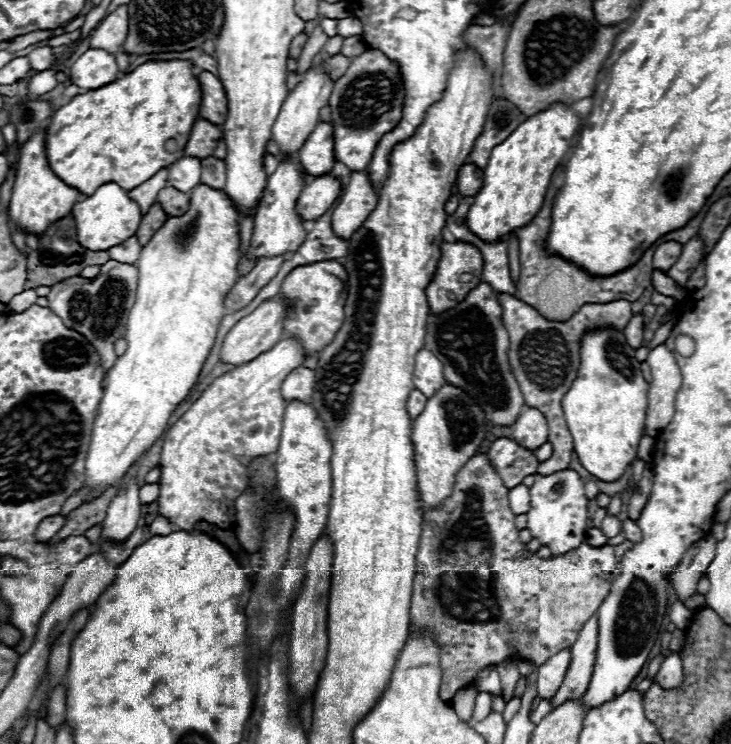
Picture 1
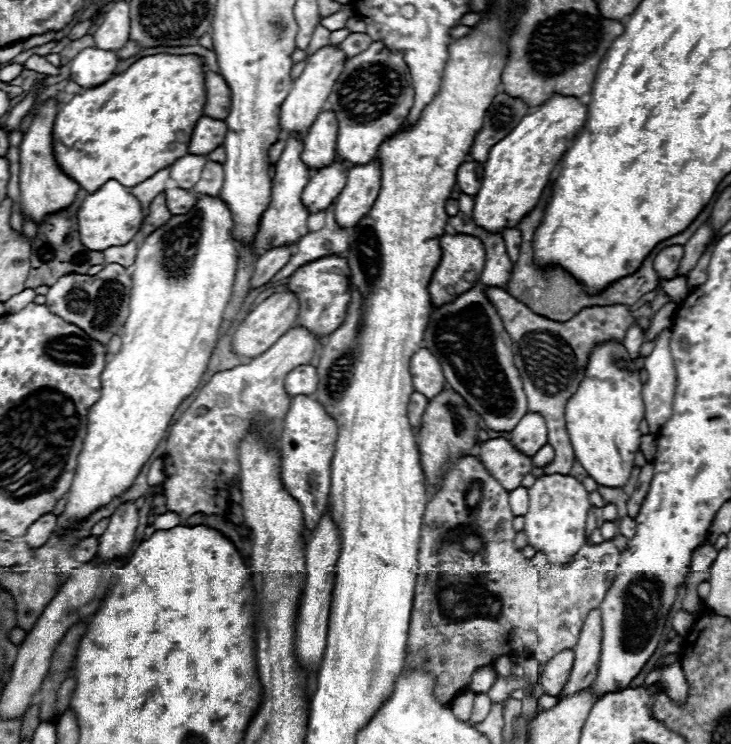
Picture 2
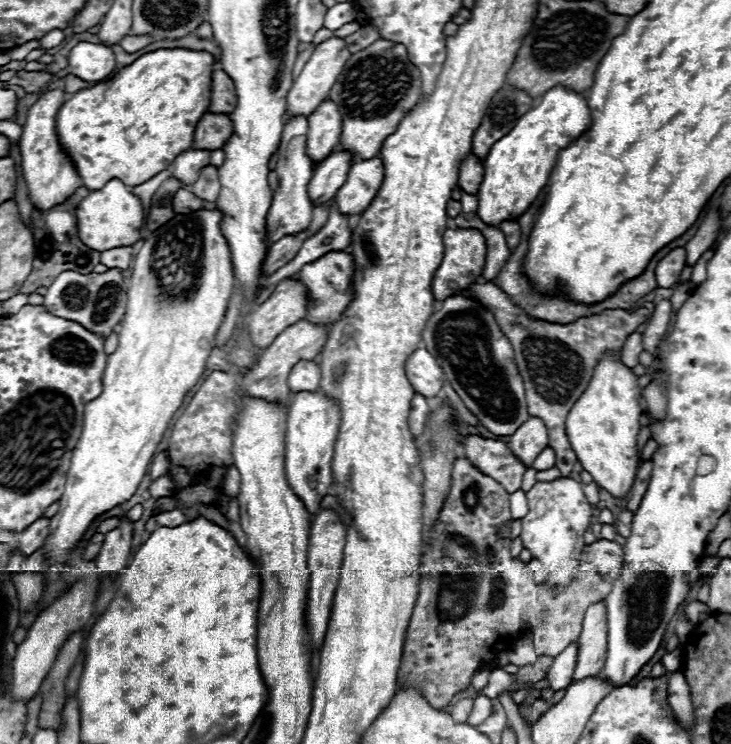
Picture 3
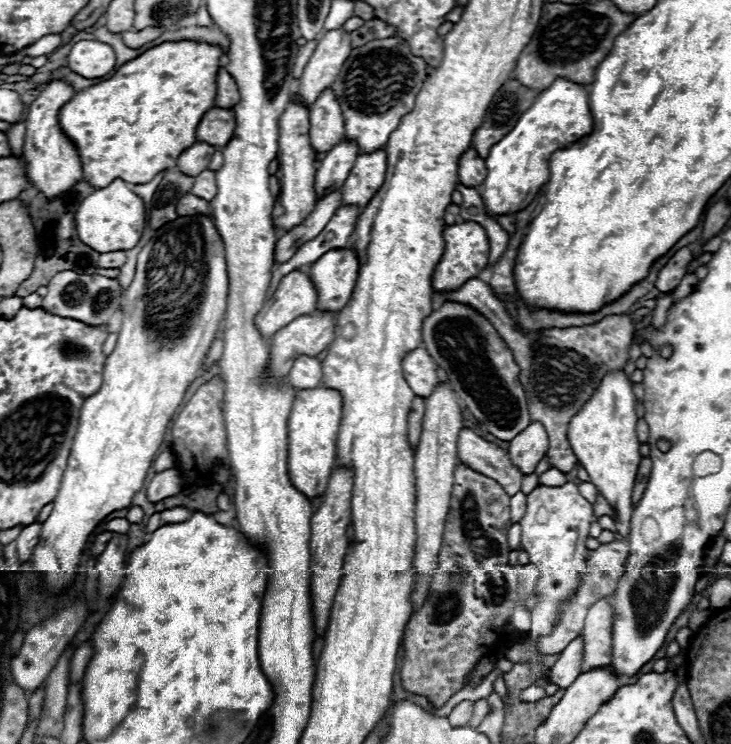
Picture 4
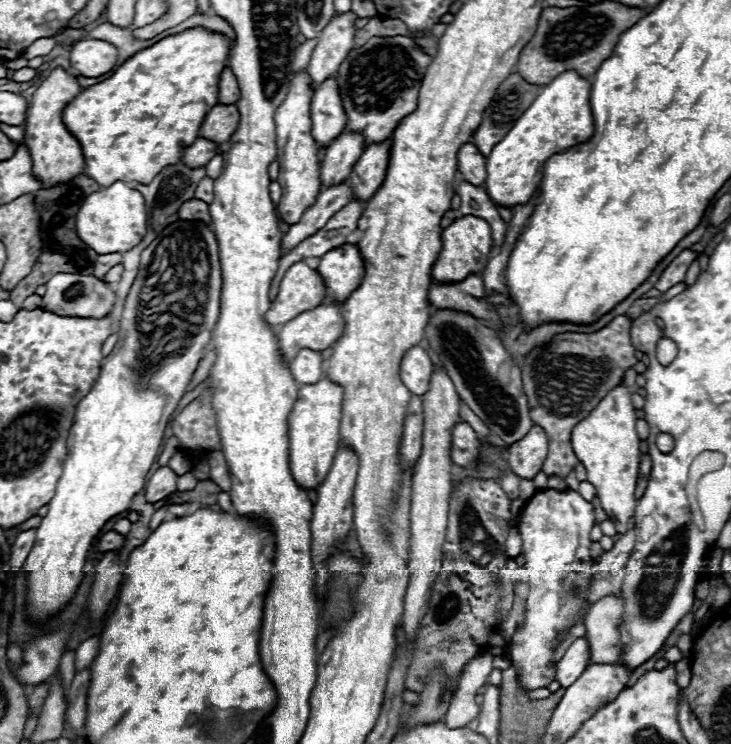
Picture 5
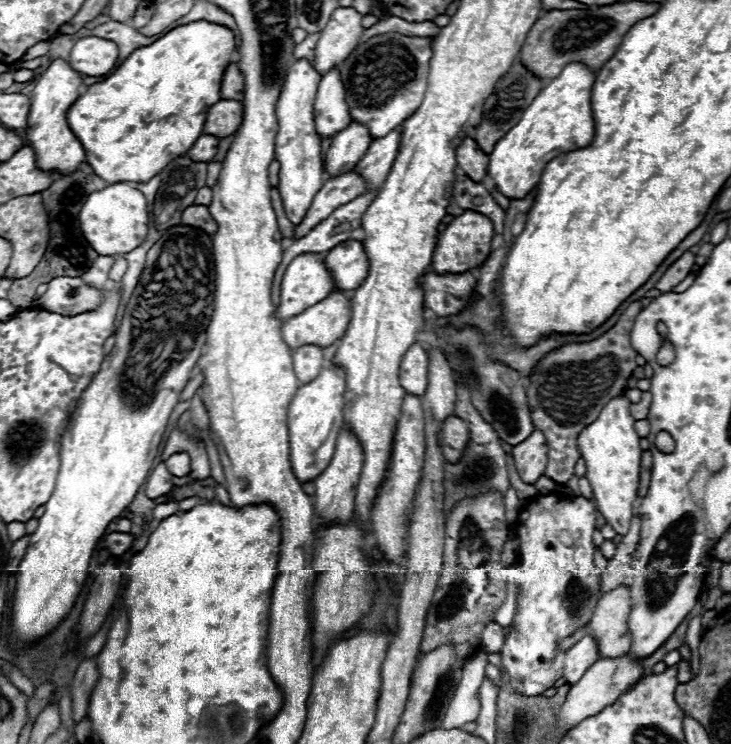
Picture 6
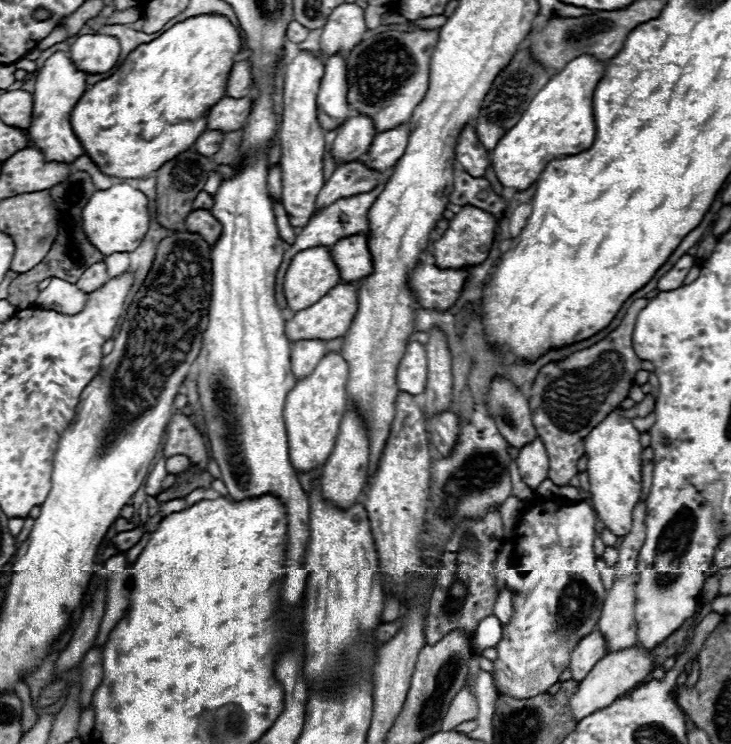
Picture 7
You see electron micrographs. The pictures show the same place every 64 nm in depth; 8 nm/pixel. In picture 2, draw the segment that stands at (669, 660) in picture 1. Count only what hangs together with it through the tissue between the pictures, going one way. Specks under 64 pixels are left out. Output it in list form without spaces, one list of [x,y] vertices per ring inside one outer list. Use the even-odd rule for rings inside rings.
[[[672,662],[668,666],[662,666],[662,672],[660,672],[660,680],[662,688],[666,690],[666,694],[674,700],[686,700],[686,694],[688,694],[688,684],[686,684],[686,678],[684,678],[684,672],[682,672],[682,666],[680,662]]]

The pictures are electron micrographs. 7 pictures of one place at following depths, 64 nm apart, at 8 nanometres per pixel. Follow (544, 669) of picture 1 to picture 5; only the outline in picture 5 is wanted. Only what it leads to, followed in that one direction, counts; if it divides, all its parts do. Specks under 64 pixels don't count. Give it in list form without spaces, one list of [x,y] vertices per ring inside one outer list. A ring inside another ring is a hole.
[[[576,638],[568,646],[564,656],[556,662],[556,680],[560,682],[562,688],[574,684],[580,678],[580,674],[588,666],[588,658],[590,658],[588,640],[586,638]]]

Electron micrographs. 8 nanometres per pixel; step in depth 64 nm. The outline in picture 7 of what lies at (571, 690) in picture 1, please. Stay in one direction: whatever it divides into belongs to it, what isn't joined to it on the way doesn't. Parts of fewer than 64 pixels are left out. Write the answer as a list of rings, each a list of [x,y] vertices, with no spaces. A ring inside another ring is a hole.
[[[638,572],[632,576],[618,578],[608,590],[596,630],[606,638],[608,652],[624,650],[626,646],[636,644],[636,624],[634,624],[634,584]]]

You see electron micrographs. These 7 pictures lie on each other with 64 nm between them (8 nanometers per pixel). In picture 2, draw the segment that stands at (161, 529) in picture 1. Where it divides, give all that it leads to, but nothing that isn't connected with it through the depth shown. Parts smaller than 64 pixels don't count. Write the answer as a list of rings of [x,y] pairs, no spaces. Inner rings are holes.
[[[166,512],[166,514],[160,514],[160,516],[156,516],[156,520],[154,520],[154,528],[156,530],[170,530],[170,528],[174,528],[174,526],[178,526],[180,522],[178,522],[178,516],[176,514],[172,514],[172,512]]]

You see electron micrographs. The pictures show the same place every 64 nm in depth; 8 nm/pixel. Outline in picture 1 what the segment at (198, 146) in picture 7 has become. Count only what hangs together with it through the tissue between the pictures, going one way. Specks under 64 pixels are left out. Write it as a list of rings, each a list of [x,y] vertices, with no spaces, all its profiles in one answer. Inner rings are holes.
[[[184,156],[178,162],[174,162],[170,168],[170,176],[168,176],[168,184],[176,190],[182,190],[184,194],[188,194],[198,182],[200,182],[200,158],[190,158]]]

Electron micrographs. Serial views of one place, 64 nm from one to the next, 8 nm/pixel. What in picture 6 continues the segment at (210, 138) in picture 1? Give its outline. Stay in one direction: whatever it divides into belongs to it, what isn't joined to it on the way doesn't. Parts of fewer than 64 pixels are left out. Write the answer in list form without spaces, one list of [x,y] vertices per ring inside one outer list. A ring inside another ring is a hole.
[[[220,100],[208,110],[206,122],[202,132],[214,134],[216,138],[232,136],[242,124],[242,102],[234,100]]]

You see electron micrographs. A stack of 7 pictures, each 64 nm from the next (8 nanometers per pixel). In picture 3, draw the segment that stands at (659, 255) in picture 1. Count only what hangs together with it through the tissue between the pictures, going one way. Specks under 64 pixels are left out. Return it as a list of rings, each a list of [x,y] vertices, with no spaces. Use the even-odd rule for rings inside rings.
[[[674,248],[670,250],[656,266],[656,280],[660,288],[672,288],[676,280],[680,278],[680,272],[684,268],[686,260],[686,250],[684,248]]]

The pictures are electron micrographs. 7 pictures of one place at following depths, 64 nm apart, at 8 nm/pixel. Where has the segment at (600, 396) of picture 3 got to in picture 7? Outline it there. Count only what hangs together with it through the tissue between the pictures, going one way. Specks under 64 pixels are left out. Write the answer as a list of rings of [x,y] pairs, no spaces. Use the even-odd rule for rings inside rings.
[[[614,408],[584,442],[584,452],[588,456],[588,478],[590,478],[590,500],[604,522],[616,536],[626,536],[632,528],[632,510],[640,502],[642,490],[642,446],[640,432],[632,426],[632,420],[624,416],[624,408]]]

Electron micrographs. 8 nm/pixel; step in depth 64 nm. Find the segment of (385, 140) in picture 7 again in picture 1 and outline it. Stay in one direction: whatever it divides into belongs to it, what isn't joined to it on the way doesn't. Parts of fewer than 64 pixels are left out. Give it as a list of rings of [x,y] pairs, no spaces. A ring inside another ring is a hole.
[[[352,172],[346,192],[340,196],[338,206],[332,212],[332,226],[338,238],[350,238],[362,222],[374,212],[378,202],[376,192],[368,180],[368,172]]]

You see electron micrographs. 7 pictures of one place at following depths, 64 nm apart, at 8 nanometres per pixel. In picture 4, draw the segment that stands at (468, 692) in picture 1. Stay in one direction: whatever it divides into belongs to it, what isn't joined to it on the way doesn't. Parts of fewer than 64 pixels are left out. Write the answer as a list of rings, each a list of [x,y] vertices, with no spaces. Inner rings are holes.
[[[470,700],[460,702],[460,704],[450,712],[450,716],[448,716],[450,724],[452,724],[452,726],[466,726],[468,720],[472,718],[472,706],[474,706],[474,702],[470,702]]]

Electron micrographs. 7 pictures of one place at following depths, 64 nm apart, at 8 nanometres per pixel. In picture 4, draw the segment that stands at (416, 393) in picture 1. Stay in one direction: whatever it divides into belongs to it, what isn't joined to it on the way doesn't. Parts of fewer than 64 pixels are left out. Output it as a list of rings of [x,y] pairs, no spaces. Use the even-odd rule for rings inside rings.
[[[416,396],[416,398],[412,400],[412,408],[410,408],[410,414],[408,414],[408,440],[410,440],[412,448],[416,448],[418,442],[420,442],[424,408],[426,408],[424,398],[422,398],[422,396]]]

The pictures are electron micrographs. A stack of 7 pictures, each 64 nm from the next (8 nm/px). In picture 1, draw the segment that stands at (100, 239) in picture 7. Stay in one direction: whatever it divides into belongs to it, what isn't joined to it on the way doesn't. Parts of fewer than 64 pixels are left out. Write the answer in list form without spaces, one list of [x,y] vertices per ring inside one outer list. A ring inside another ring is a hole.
[[[114,182],[102,184],[92,196],[86,196],[86,200],[74,204],[72,216],[76,222],[78,244],[86,246],[88,250],[108,250],[110,246],[124,242],[126,238],[136,234],[138,224],[142,220],[142,212],[138,204],[132,198],[128,198],[128,192]]]

